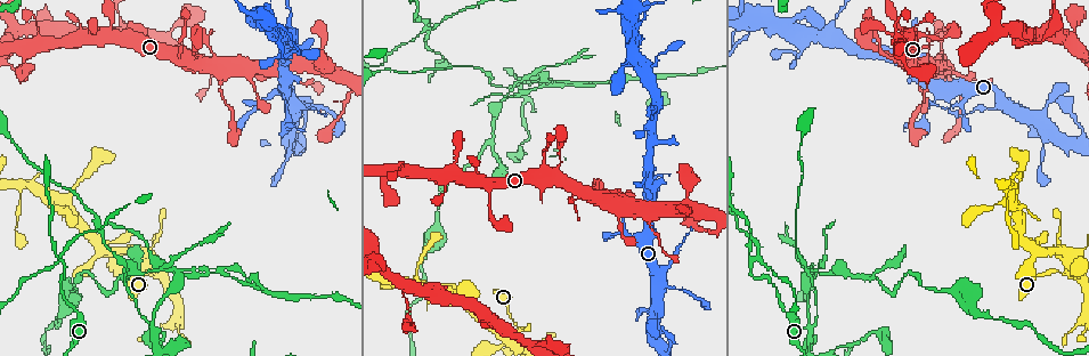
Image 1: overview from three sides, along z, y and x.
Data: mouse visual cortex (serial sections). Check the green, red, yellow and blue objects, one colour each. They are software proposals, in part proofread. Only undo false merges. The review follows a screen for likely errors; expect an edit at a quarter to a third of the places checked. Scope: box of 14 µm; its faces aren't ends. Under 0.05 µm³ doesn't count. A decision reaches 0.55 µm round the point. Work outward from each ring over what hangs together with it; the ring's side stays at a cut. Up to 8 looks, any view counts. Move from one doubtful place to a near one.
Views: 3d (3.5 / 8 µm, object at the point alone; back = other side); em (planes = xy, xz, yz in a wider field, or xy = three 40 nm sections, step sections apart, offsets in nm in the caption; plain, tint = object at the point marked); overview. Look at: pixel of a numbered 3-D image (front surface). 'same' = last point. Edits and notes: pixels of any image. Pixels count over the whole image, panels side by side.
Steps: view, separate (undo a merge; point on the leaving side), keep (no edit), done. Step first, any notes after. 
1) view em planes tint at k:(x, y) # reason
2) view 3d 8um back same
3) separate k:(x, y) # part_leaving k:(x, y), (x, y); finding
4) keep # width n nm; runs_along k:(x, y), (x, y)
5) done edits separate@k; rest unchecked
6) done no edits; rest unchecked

view 3d 3.5um at 1:(747, 31) # two arms at a narrow angle

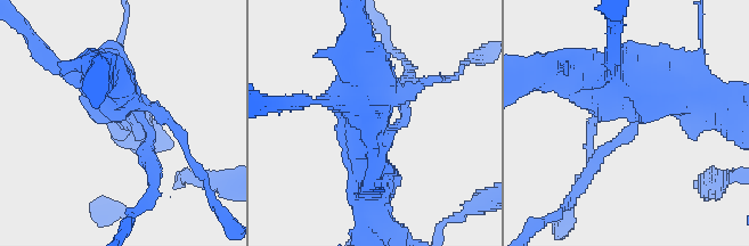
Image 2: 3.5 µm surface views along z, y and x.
view em xy step 2 plain at 2:(388, 130) # now the EM

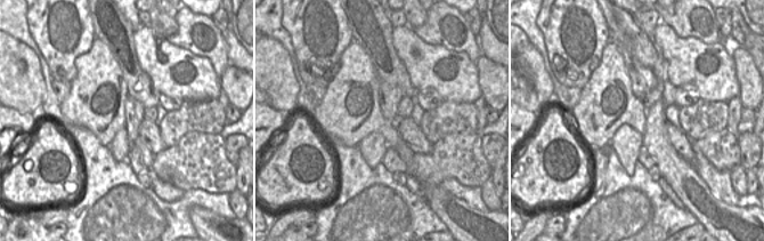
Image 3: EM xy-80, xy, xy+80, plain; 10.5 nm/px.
view em xy step 2 tint same # where the object lies

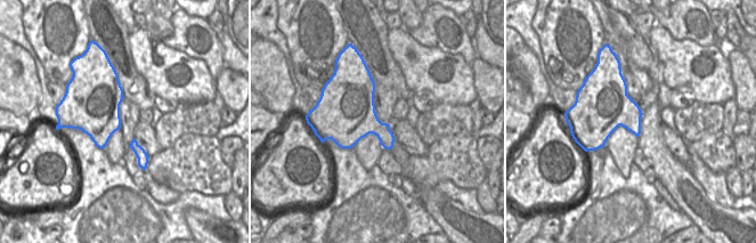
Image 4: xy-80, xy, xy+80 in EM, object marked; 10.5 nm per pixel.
separate 2:(603, 148) # part_leaving 2:(634, 124), (599, 156), (576, 202); two cells meet here

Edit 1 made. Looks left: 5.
view 3d 3.5um at 1:(836, 17) # sudden change in width

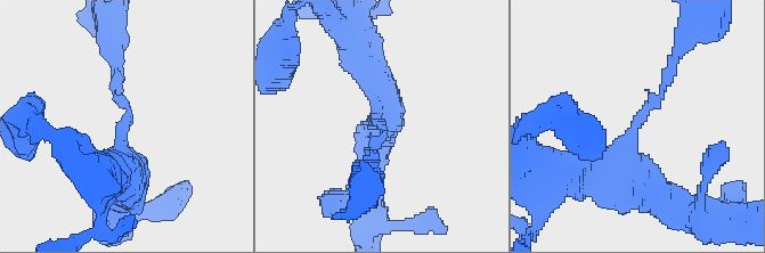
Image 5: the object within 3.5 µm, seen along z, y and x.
view em xy step 5 tint at 5:(129, 119) # arm_widths 150, 450 nm

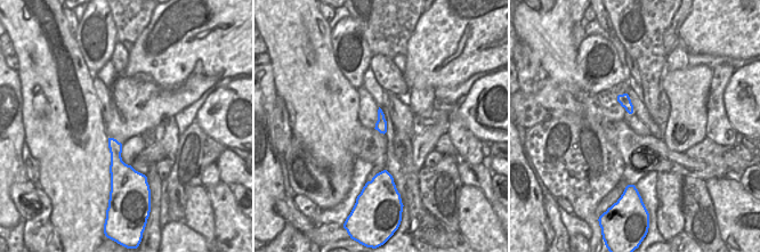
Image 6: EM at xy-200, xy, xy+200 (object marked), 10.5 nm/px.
keep # runs_along 5:(637, 186), (625, 140), (672, 71); continuous, no second cell

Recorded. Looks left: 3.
view 3d 8um at 1:(800, 57) # calibre changes

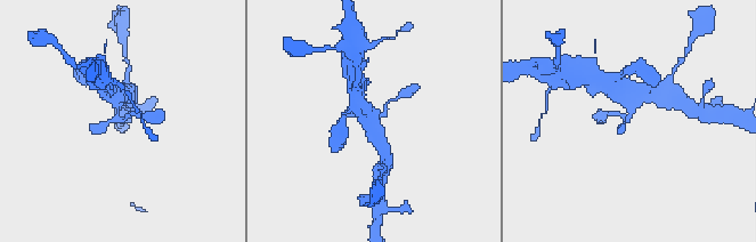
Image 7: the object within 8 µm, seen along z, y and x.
view em planes tint at 7:(630, 118) # shape alone is not enough

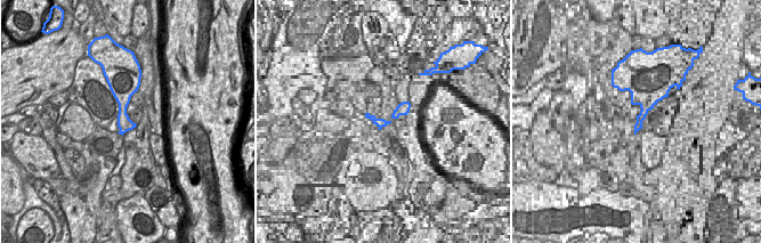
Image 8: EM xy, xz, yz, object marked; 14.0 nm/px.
keep # runs_along 7:(644, 93), (630, 119), (608, 114); one cell here

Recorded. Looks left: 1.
done edits separate@2; rest unchecked

